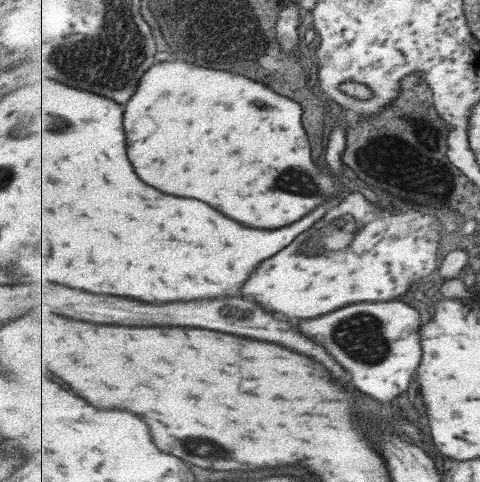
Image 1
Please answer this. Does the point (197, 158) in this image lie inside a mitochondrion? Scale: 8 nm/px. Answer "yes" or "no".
no

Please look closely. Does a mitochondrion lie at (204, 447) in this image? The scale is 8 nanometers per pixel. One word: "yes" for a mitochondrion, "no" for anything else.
yes

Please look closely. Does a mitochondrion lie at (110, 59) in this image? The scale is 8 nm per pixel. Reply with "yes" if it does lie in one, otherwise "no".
yes

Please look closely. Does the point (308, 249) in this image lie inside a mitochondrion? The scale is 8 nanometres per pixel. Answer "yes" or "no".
yes

